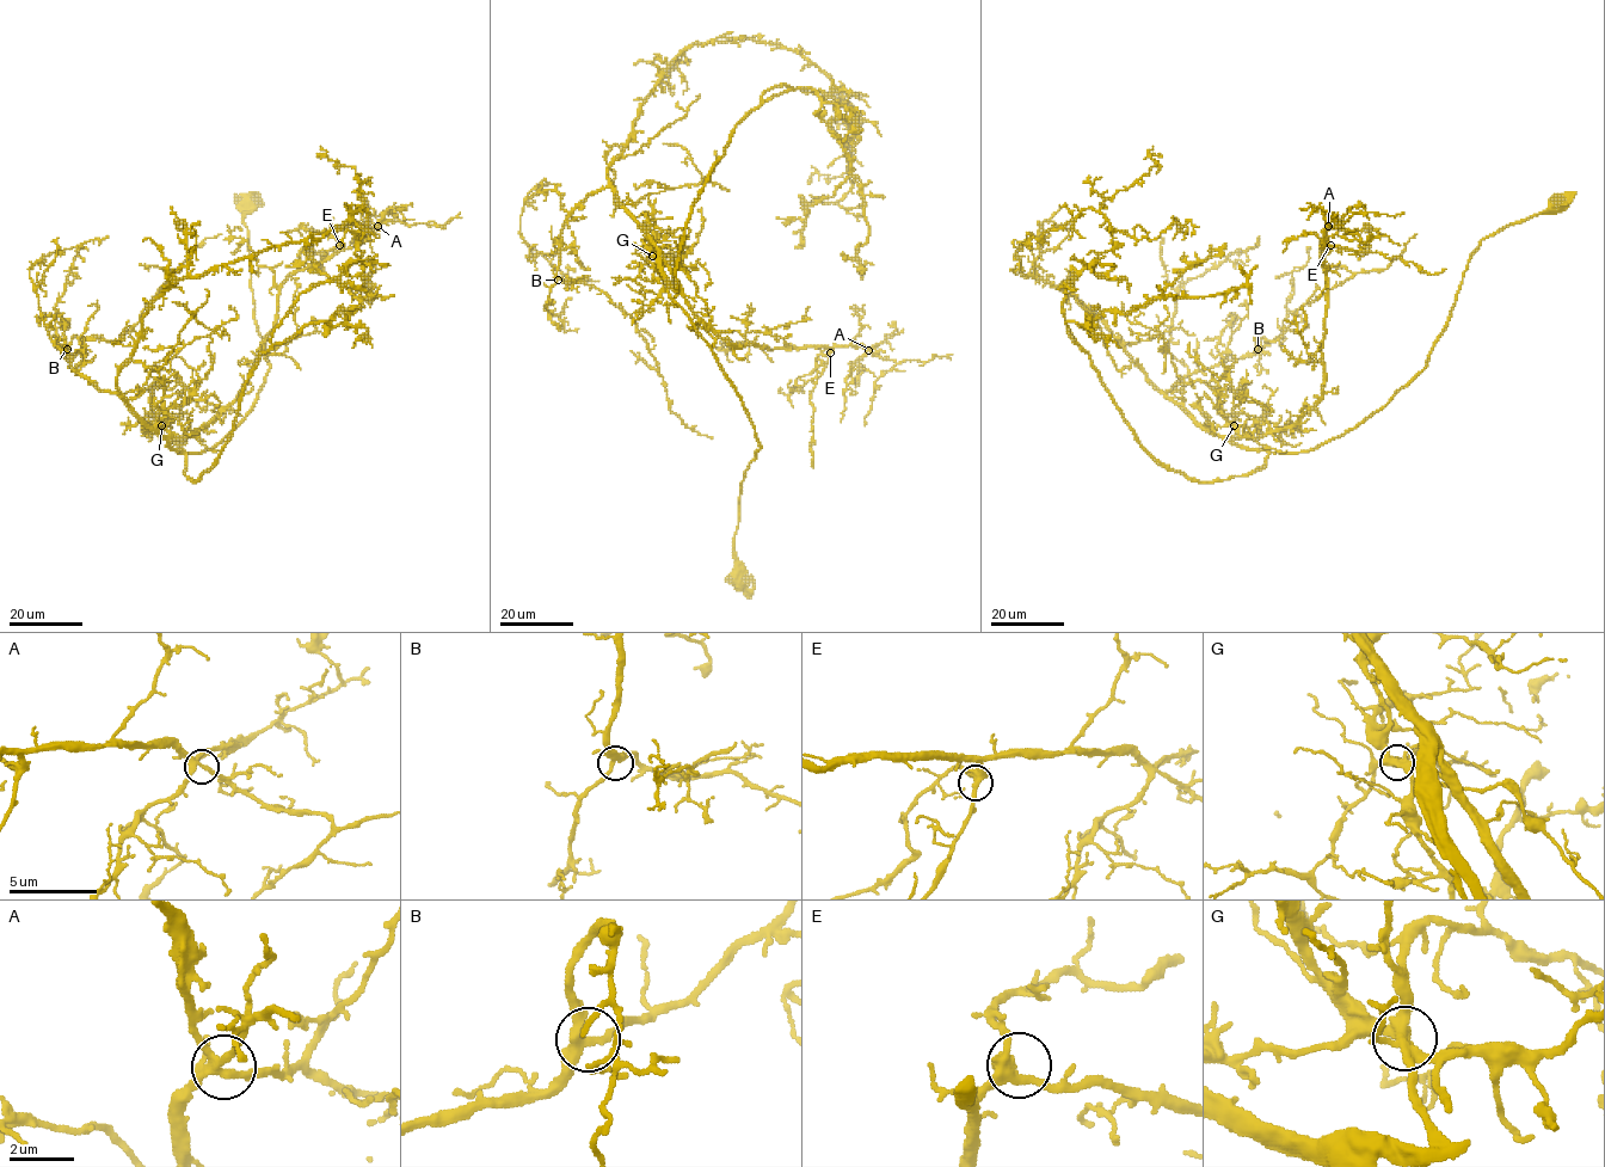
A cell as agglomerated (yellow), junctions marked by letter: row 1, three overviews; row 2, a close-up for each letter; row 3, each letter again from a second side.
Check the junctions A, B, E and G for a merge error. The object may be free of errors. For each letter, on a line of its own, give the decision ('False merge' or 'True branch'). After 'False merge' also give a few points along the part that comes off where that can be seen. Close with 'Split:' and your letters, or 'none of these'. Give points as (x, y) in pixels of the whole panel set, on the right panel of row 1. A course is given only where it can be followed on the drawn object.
A: True branch
B: True branch
E: True branch
G: True branch
Split: none of these

